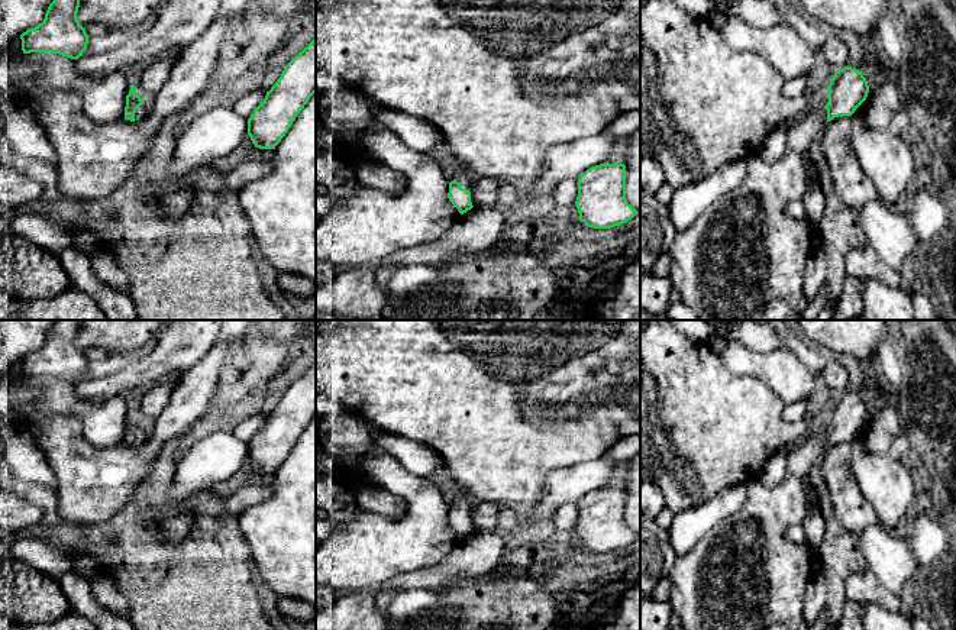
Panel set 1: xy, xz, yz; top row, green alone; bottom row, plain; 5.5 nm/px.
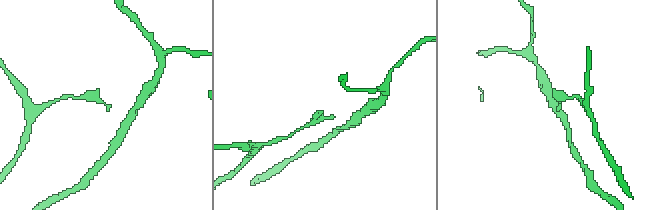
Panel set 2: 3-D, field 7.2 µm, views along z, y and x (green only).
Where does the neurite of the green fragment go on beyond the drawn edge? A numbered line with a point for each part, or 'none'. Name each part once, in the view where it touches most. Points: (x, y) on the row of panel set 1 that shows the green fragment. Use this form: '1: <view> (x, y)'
1: xy (141, 113)

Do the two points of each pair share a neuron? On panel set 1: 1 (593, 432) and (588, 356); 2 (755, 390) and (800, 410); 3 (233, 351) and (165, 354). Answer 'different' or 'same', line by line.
1: same
2: different
3: same

